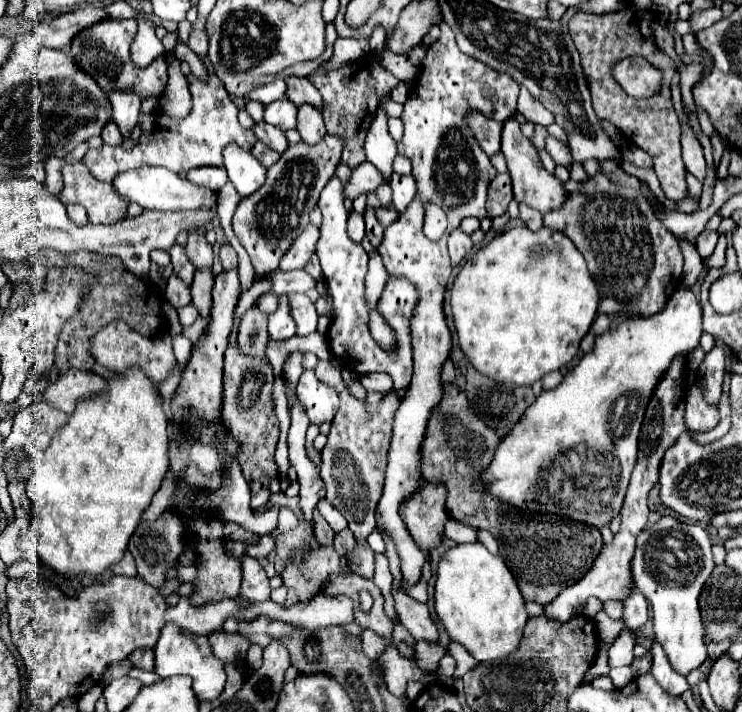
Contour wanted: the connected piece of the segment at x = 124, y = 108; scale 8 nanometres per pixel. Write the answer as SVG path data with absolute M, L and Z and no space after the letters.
M112 91L108 95L110 99L110 105L112 105L112 117L114 117L114 123L118 125L120 133L124 139L130 139L132 137L132 131L138 123L138 113L140 113L140 97L132 91Z

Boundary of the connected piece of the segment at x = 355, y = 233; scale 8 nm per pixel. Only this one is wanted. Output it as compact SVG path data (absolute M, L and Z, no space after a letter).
M352 211L350 217L348 217L348 235L352 241L360 243L364 239L364 215L362 213L356 213Z

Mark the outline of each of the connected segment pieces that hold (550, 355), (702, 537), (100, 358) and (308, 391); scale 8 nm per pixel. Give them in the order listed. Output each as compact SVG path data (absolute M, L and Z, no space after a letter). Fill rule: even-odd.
M514 227L494 237L472 261L464 263L452 287L452 313L462 351L480 373L514 385L532 385L542 375L566 365L578 353L582 337L590 331L598 303L600 291L580 251L564 233L546 227L538 233L532 233L528 227Z
M662 517L658 525L642 531L638 537L636 555L632 559L634 587L642 591L646 599L652 603L656 641L664 647L668 661L672 663L672 669L680 671L680 675L688 675L692 669L700 667L708 659L708 651L704 643L704 625L698 609L698 597L712 569L714 569L714 561L710 551L710 539L706 537L706 531L698 525L684 525L678 519ZM688 527L692 529L692 557L688 557L688 563L678 563L674 551L668 549L662 543L662 539L672 531L684 531L686 535L690 535Z
M116 320L106 325L102 331L98 331L90 339L90 355L96 359L96 363L104 365L110 371L126 371L128 367L142 369L154 383L162 383L174 369L176 357L172 351L172 337L166 335L161 338L147 338L137 331L132 331L126 323Z
M314 371L302 373L296 391L298 391L298 399L306 405L306 413L310 417L310 423L320 425L324 421L334 419L340 399L332 387L328 387L326 383L316 379Z

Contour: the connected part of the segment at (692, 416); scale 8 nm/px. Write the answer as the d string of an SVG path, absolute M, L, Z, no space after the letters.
M694 383L686 391L686 413L684 413L684 423L690 431L710 431L718 425L720 413L718 407L712 407L704 401L702 389L698 383Z

